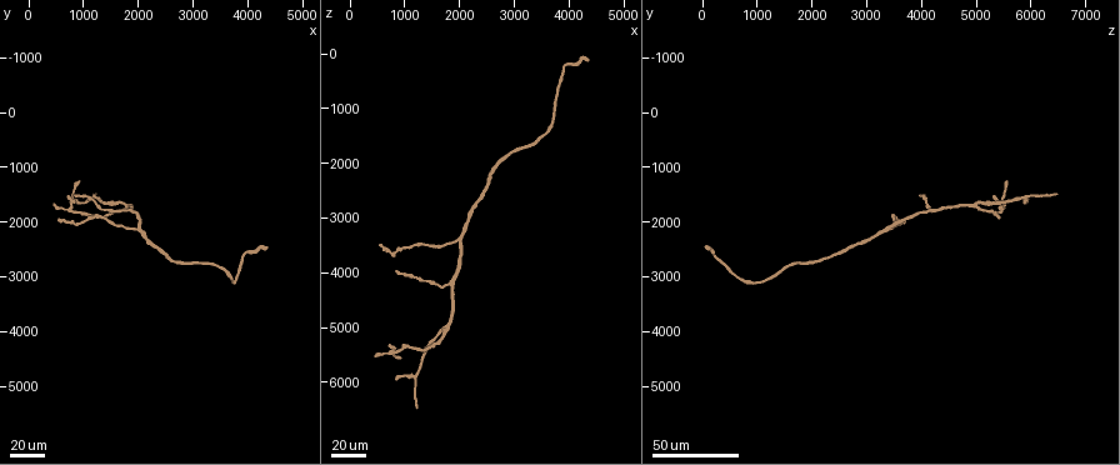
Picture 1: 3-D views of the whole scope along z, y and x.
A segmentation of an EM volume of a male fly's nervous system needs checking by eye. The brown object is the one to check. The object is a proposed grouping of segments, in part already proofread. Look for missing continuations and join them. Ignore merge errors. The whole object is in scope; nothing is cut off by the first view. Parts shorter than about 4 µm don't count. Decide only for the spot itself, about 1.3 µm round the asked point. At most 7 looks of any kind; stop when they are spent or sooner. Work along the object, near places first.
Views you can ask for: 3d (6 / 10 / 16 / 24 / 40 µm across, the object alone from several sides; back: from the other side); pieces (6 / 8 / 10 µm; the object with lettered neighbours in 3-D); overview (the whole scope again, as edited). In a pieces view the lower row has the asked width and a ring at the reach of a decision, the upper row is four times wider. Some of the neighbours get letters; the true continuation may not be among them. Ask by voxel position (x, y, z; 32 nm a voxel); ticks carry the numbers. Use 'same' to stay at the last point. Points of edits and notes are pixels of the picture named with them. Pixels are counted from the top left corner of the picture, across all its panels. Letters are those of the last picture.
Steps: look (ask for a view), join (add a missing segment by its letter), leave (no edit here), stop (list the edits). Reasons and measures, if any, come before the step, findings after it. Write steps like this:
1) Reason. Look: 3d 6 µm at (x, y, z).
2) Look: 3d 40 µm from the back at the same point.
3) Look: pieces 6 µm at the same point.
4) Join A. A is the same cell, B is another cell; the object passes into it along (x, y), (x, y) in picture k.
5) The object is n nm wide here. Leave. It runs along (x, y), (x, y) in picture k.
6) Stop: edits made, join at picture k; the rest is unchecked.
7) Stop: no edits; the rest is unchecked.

End of a long branch. Look: 3d 40 µm at (550, 1900, 3550).

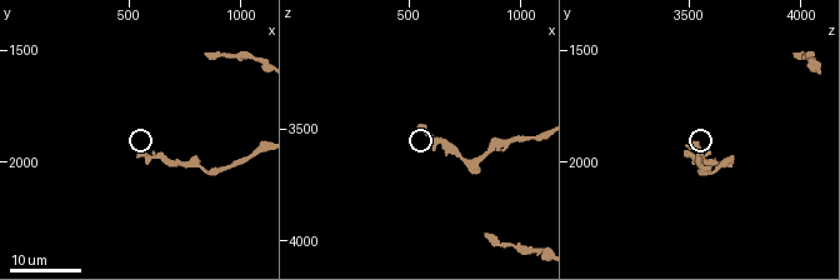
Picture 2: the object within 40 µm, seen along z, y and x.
See the neighbours. Look: pieces 8 µm at (540, 1960, 3490).

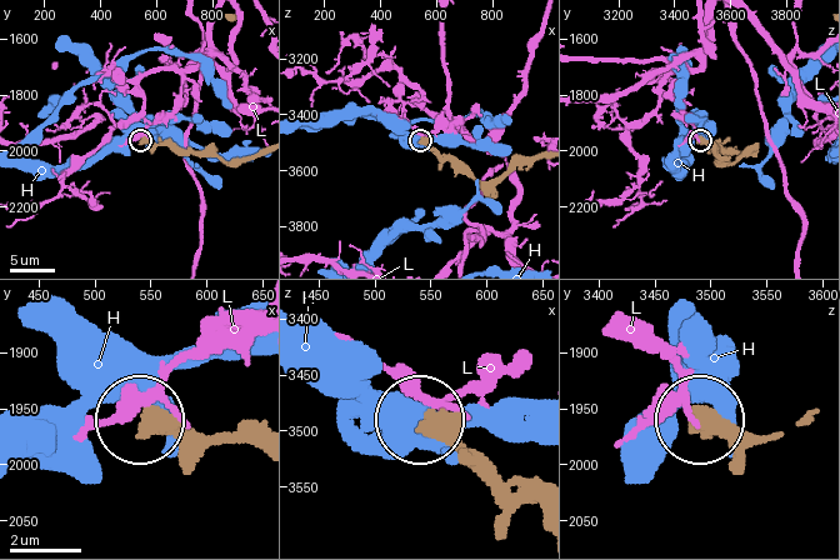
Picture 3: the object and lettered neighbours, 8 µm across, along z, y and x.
Leave. H and L are other cells; it runs along (538, 505), (484, 486), (425, 426) in picture 3; none of them fits.

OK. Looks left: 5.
Long arm stops here. Look: 3d 24 µm at (840, 1520, 3980).

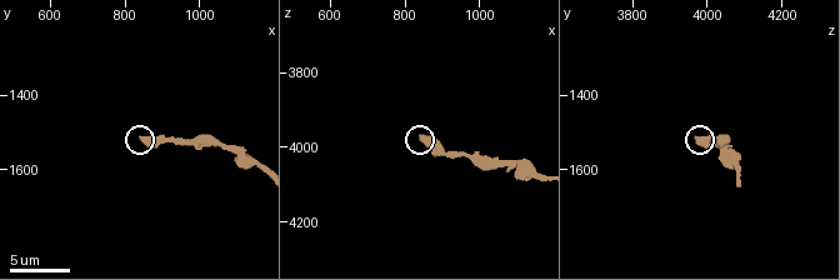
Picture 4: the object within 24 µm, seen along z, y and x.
Look: pieces 6 µm at (850, 1510, 3970).

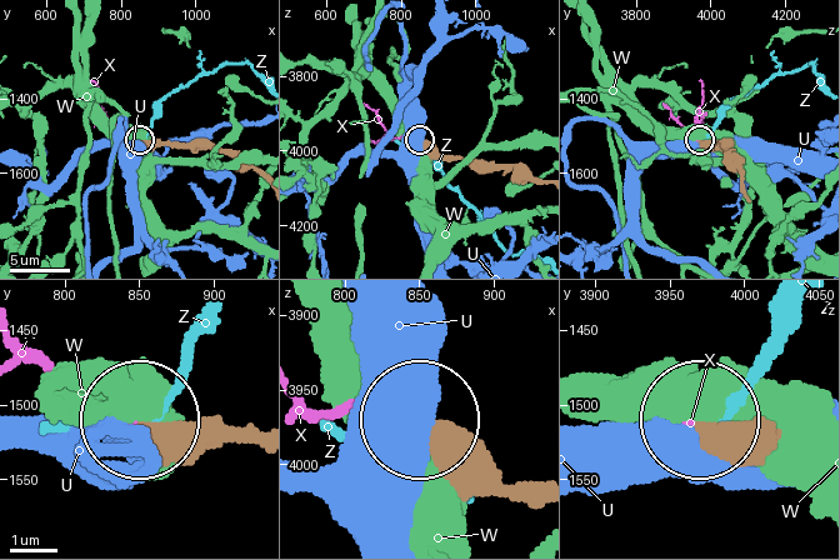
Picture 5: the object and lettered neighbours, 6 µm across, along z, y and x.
Leave. U, W, X and Z are other cells; no lettered segment goes on from it.

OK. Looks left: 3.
Branch stops here. Look: 3d 24 µm at (700, 1500, 5300).

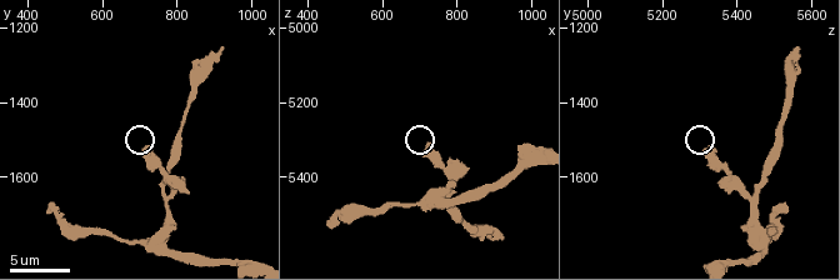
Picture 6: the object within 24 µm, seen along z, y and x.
Look: pieces 8 µm at (720, 1520, 5330).

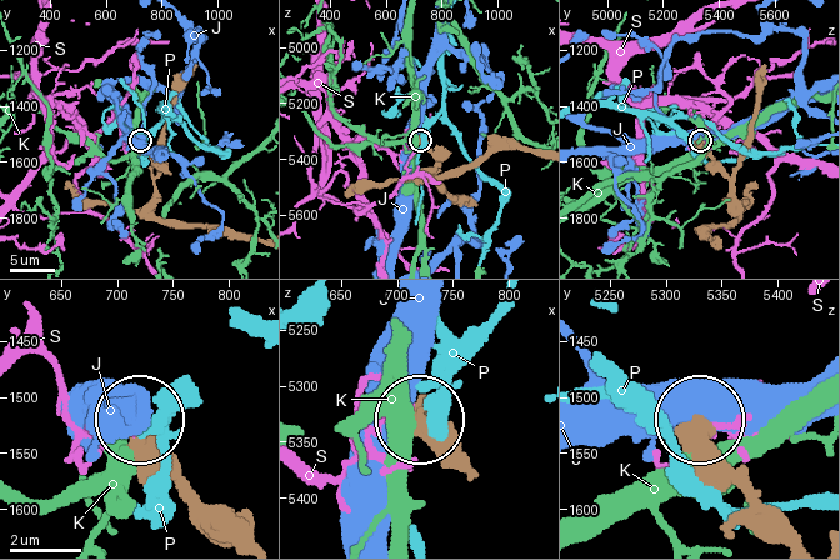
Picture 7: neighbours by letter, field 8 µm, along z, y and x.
Leave. J, K, P and S are other cells; it runs along (775, 516), (713, 444), (704, 420) in picture 7; no lettered segment goes on from it.

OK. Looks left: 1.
An open end. Look: pieces 6 µm at (920, 1250, 5560).

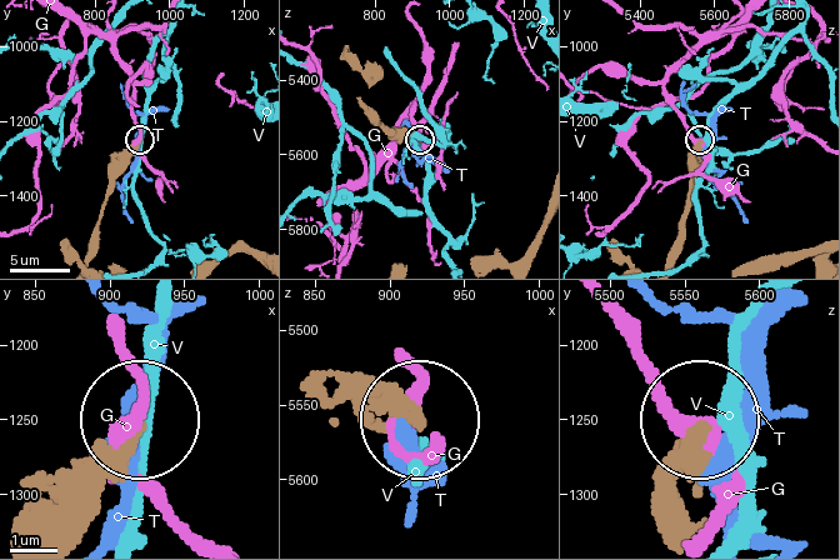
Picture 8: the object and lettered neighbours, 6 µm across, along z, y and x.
Leave. G, T and V are other cells; it runs along (668, 258), (690, 198), (690, 153), (698, 141) in picture 8; none of them fits.

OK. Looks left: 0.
Stop: no edits; the rest is unchecked.

